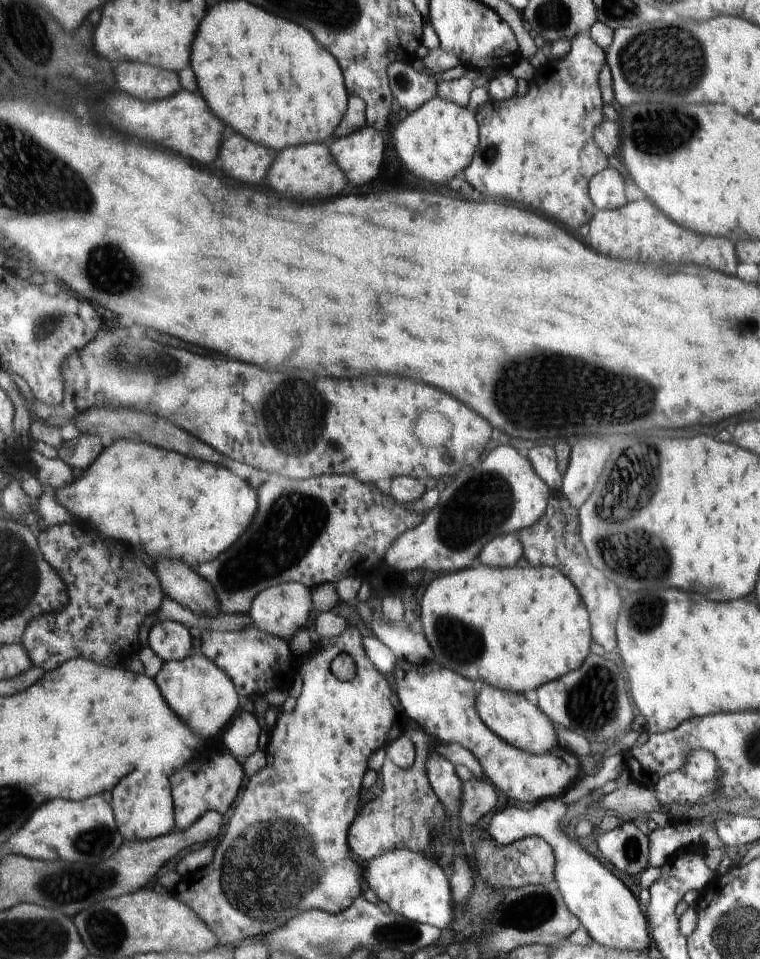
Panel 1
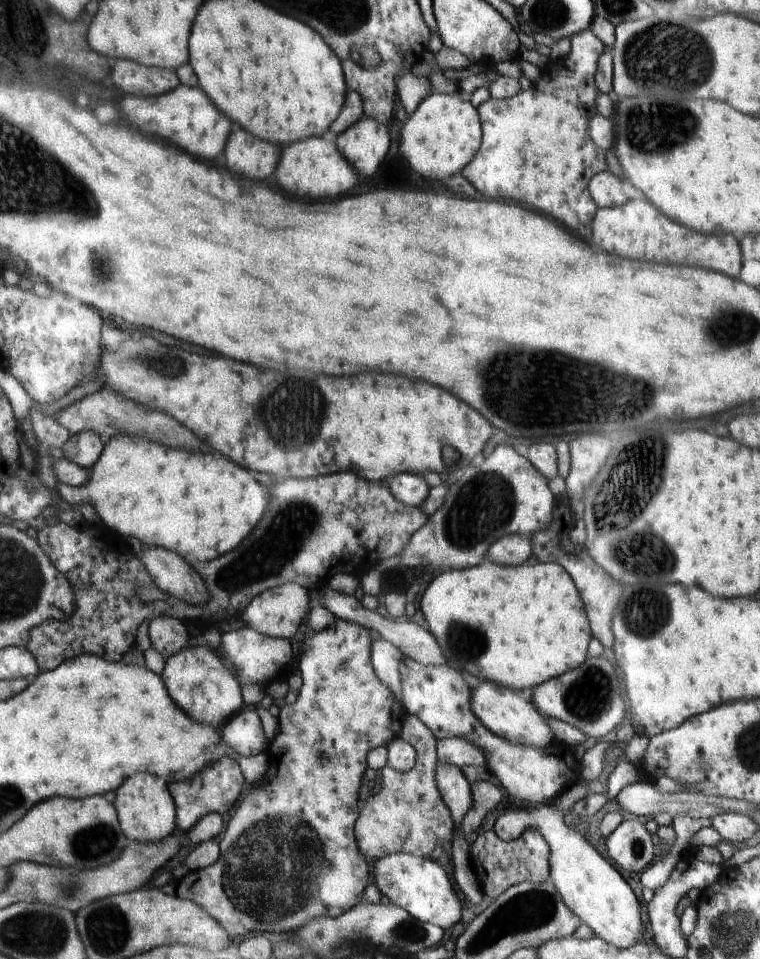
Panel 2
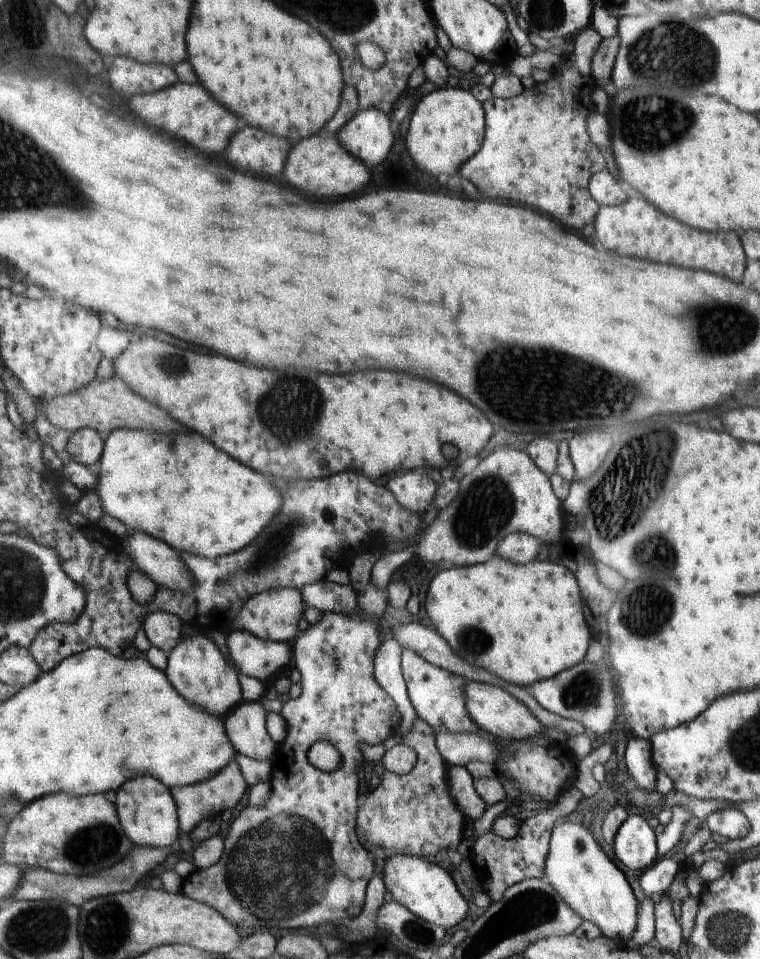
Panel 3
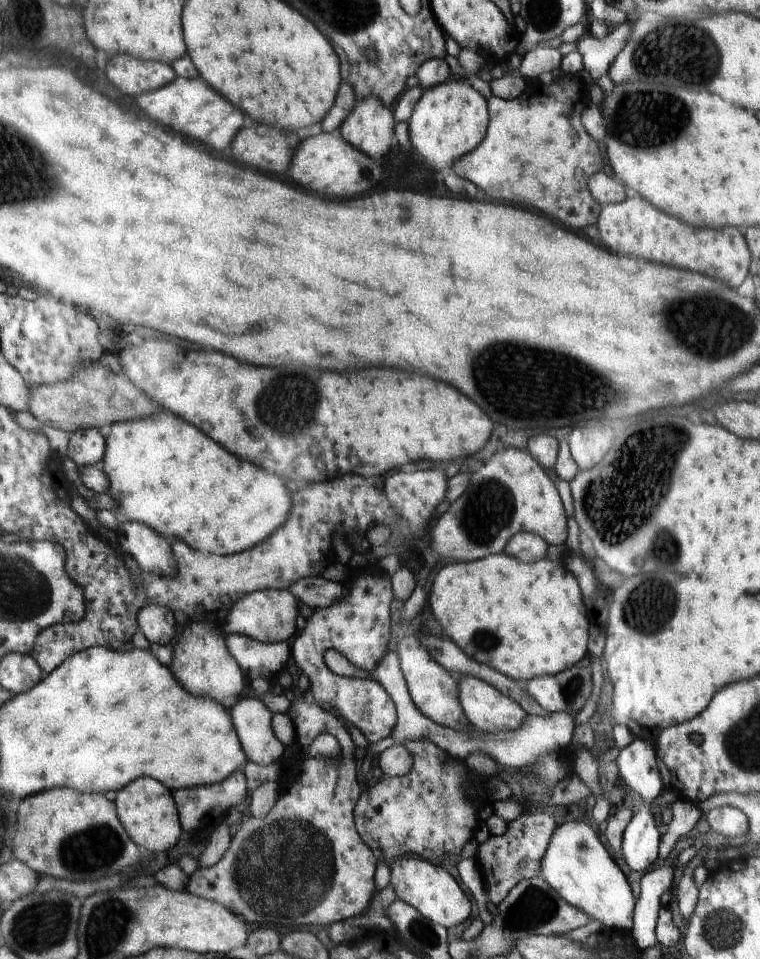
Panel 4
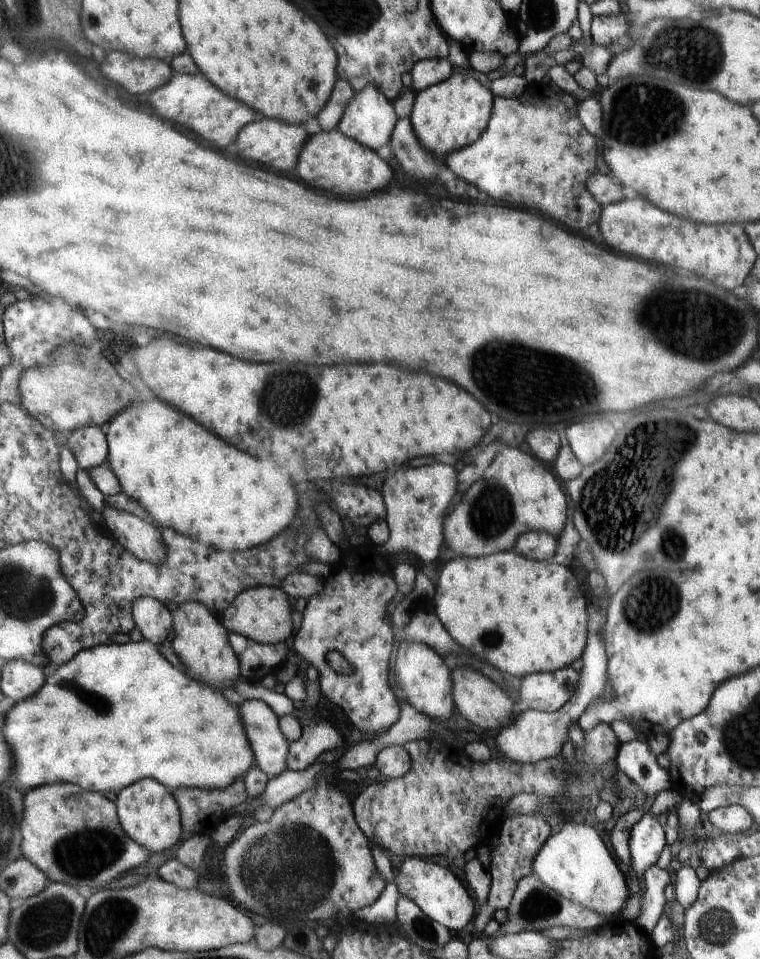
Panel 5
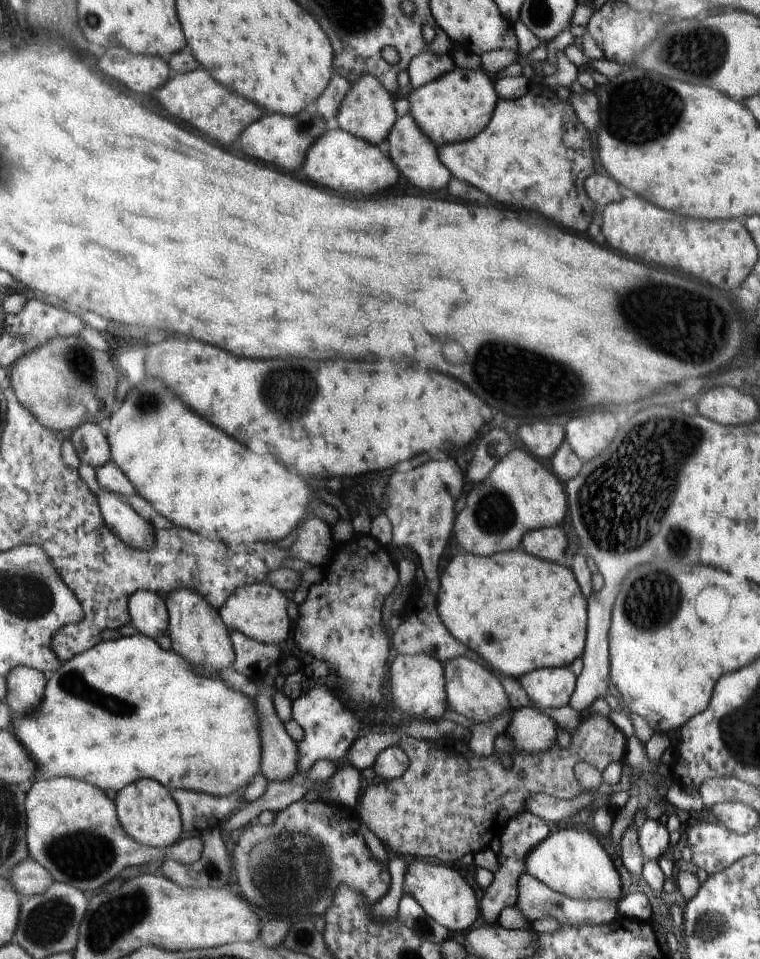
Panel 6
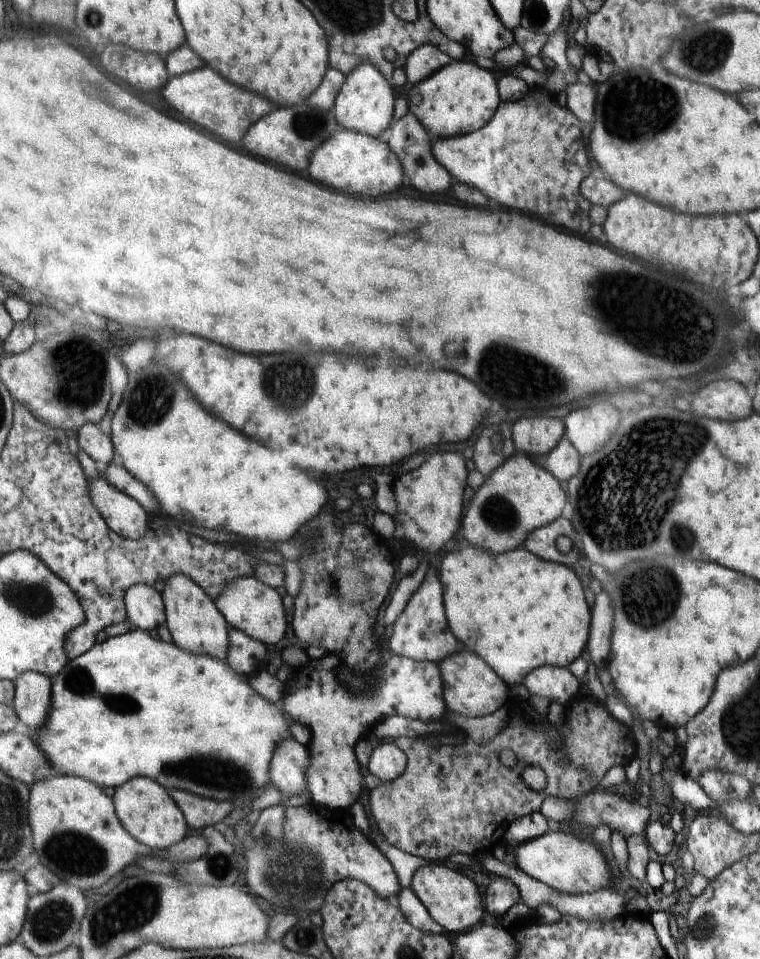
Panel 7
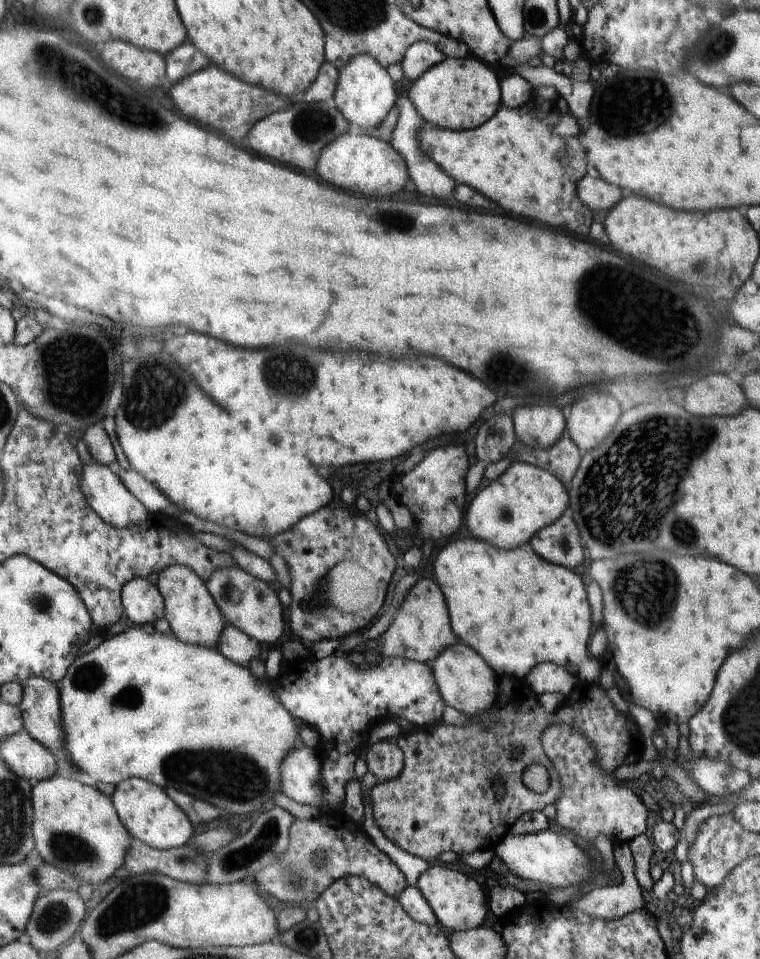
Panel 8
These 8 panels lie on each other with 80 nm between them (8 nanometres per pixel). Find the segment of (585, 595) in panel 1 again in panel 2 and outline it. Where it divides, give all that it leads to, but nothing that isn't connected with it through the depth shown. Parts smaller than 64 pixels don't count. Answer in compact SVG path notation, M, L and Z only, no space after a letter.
M566 494L556 495L550 522L542 529L535 530L529 537L532 555L540 563L557 563L572 577L591 628L591 636L598 638L604 648L613 648L614 635L611 629L615 610L623 593L623 585L615 581L601 566L598 566L584 545L570 541L568 531L575 526L576 518L569 506Z

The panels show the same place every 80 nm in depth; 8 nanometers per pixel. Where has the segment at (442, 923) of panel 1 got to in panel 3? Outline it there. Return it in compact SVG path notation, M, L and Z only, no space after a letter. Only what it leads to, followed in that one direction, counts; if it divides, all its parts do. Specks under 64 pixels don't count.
M396 855L381 866L381 876L387 891L412 914L445 929L451 929L454 924L464 920L468 904L460 896L454 880L440 866L414 855Z

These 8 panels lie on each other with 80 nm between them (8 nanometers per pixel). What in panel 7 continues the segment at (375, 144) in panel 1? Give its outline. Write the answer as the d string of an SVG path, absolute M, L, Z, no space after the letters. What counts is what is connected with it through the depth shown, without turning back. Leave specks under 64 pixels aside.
M362 62L356 66L355 70L352 70L351 74L346 74L345 78L343 89L339 91L333 109L336 119L339 120L339 127L366 133L372 137L380 136L380 132L384 132L392 124L394 100L396 100L390 84L386 82L386 75L374 64Z

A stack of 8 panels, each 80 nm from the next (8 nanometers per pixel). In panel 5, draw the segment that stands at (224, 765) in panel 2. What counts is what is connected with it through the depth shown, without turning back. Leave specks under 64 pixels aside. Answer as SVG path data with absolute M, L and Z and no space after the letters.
M244 776L226 789L181 788L172 792L183 814L183 829L193 835L209 837L214 829L248 800Z

